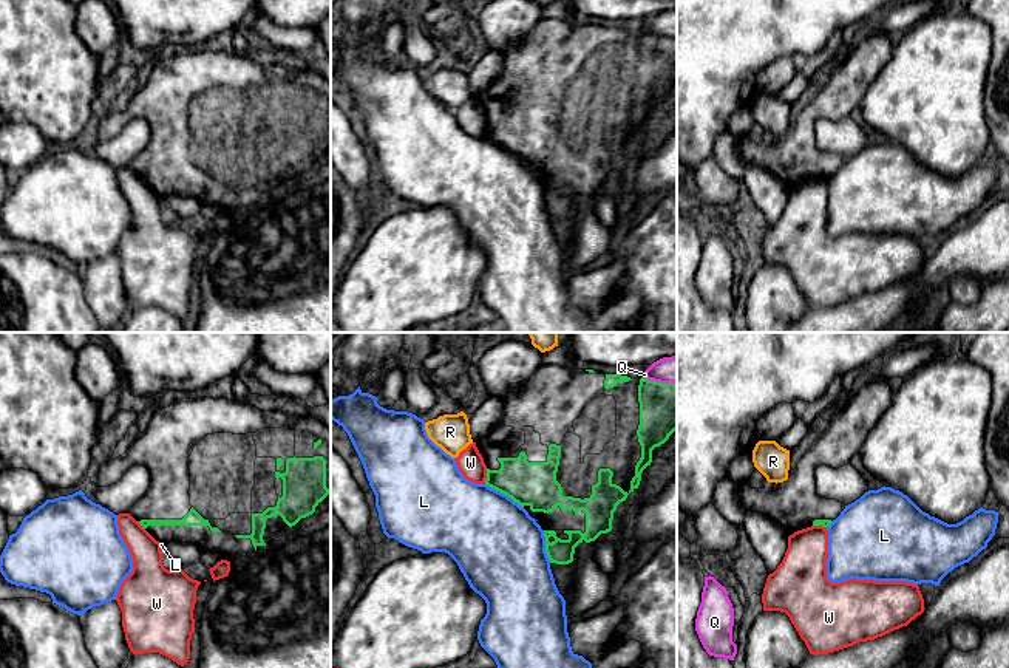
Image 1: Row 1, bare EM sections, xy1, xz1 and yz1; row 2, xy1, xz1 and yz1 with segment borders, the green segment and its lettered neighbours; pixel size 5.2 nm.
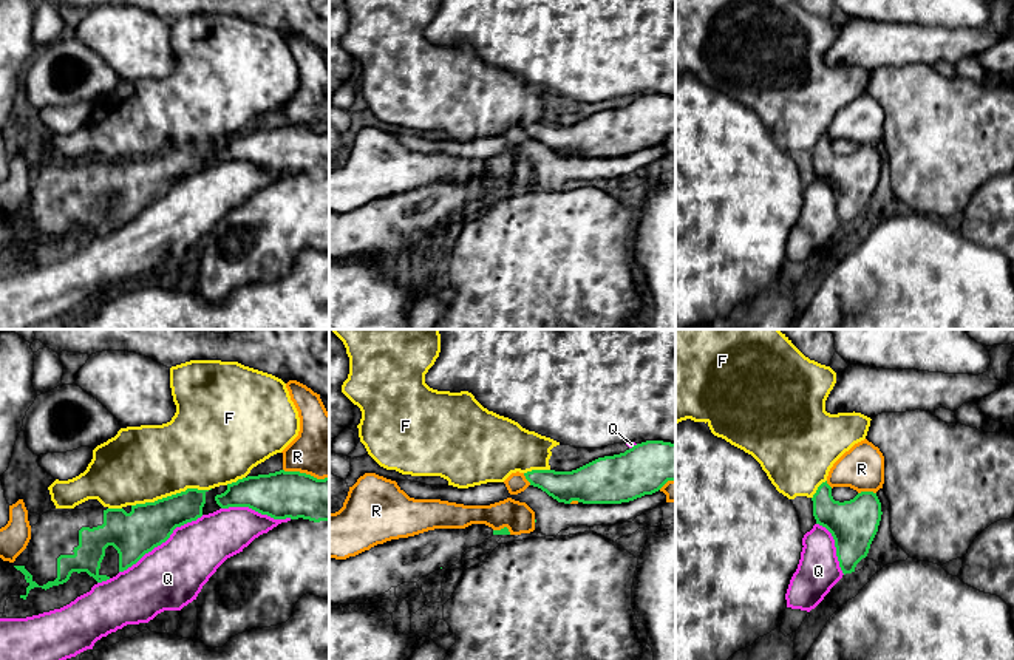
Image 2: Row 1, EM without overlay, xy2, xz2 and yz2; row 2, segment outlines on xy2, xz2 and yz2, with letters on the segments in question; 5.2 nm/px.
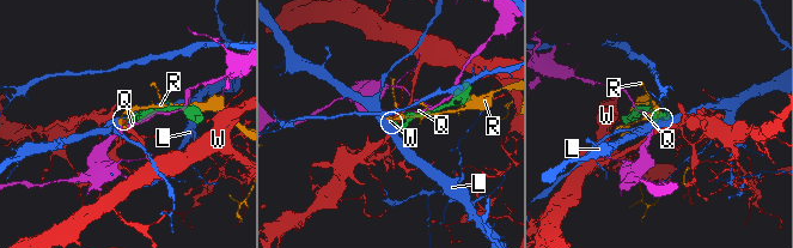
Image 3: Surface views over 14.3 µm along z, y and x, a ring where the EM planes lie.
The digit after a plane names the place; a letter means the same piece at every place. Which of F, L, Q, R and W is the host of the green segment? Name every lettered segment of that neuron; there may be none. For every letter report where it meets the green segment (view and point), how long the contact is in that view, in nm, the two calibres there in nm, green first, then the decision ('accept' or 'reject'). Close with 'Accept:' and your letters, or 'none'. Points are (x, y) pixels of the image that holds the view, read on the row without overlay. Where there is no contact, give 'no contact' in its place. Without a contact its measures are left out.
F: xy2 (172, 149) | 420 nm | 240/400 nm | reject
L: xz1 (504, 147) | 240 nm | 220/460 nm | reject
Q: xy2 (161, 197) | 550 nm | 240/340 nm | reject
R: yz2 (866, 146) | 100 nm | 260/220 nm | reject
W: xz1 (487, 130) | 80 nm | 220/140 nm | reject
Accept: none

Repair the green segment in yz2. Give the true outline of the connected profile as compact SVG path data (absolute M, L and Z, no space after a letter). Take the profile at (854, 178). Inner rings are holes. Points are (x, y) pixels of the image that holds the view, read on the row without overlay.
M825 134L818 141L812 155L816 178L825 181L835 193L836 210L842 227L855 226L856 218L867 210L881 175L883 165L876 147L861 145L853 153L839 156L833 153L832 141Z

